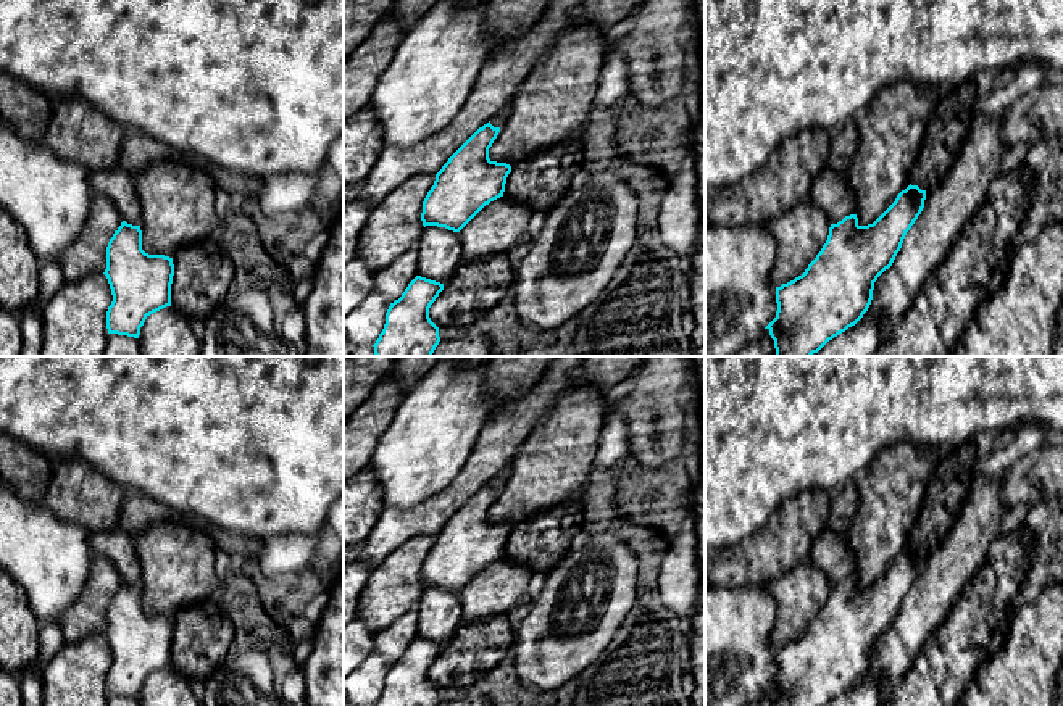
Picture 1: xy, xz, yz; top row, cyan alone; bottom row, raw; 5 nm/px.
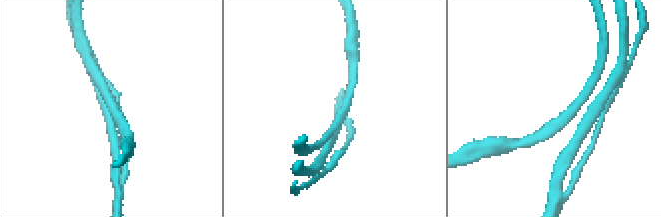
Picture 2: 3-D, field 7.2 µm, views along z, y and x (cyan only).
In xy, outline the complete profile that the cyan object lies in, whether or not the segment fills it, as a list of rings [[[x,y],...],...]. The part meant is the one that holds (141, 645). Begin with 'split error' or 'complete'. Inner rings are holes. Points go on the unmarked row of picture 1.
complete; [[[126,582],[106,608],[106,630],[113,662],[106,672],[108,695],[139,700],[145,680],[171,667],[173,619],[142,611],[140,587]]]

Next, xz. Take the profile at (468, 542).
complete; [[[479,488],[436,535],[423,563],[423,587],[460,593],[486,566],[503,558],[511,527],[489,519],[500,488]]]

